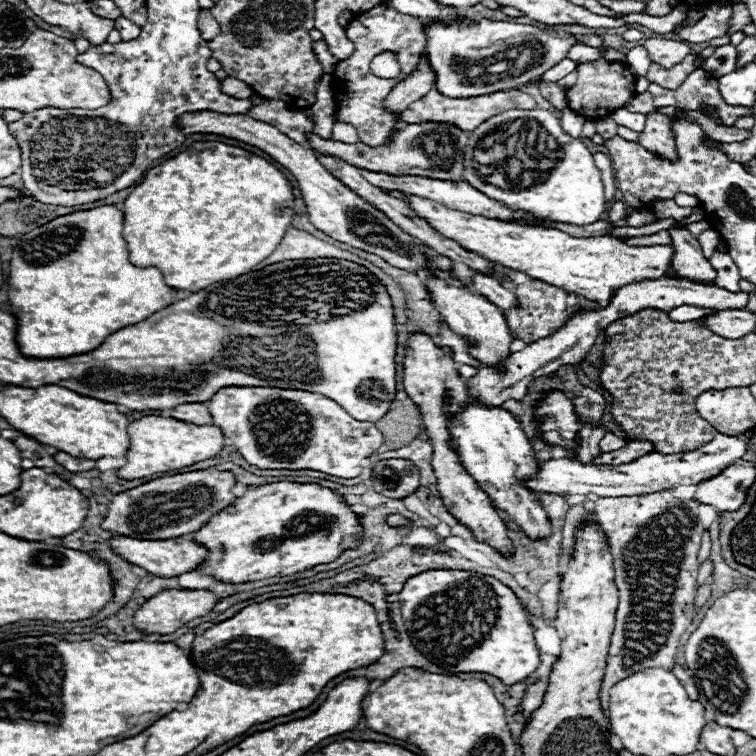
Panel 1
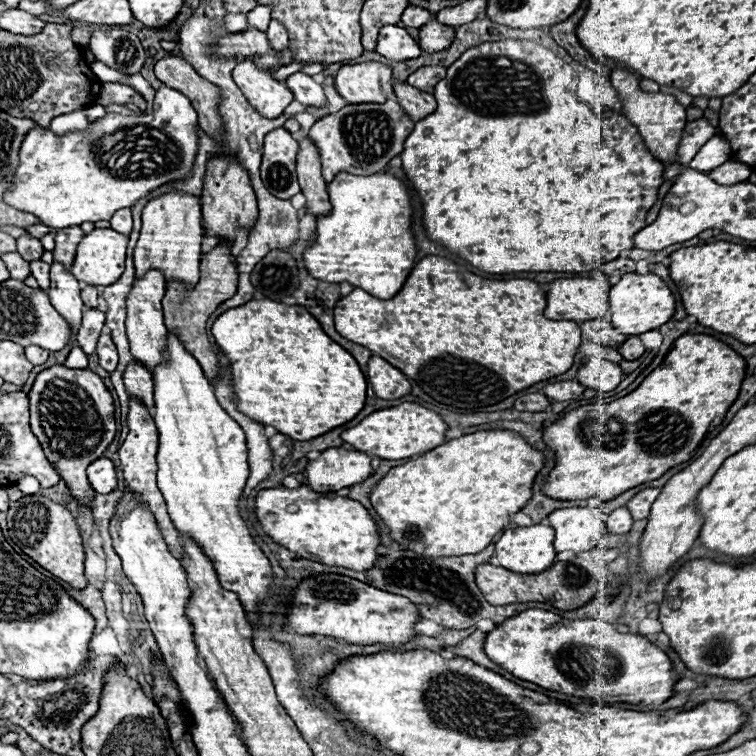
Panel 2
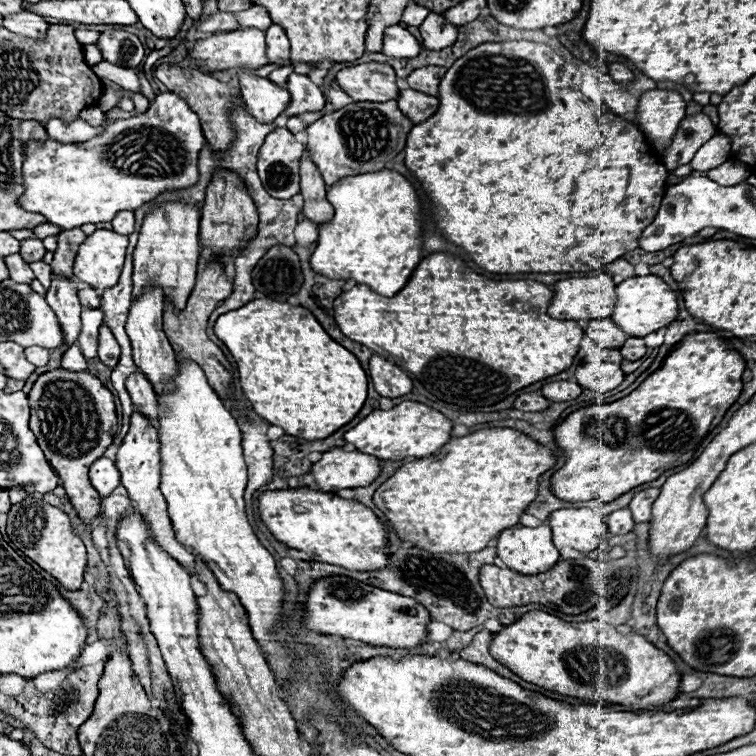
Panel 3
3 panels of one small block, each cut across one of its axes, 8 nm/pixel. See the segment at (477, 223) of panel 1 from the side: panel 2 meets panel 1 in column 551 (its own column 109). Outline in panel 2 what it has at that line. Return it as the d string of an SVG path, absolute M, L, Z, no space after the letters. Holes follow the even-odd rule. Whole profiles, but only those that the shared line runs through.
M94 228L76 248L72 272L80 282L106 286L124 272L128 236L112 228Z

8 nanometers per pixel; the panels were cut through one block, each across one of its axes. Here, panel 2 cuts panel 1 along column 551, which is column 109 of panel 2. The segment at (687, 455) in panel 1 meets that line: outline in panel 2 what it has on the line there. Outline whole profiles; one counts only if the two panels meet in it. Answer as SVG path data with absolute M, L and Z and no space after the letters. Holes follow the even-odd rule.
M108 458L94 460L88 466L88 480L98 494L110 494L112 490L116 490L116 484L118 484L114 464Z

